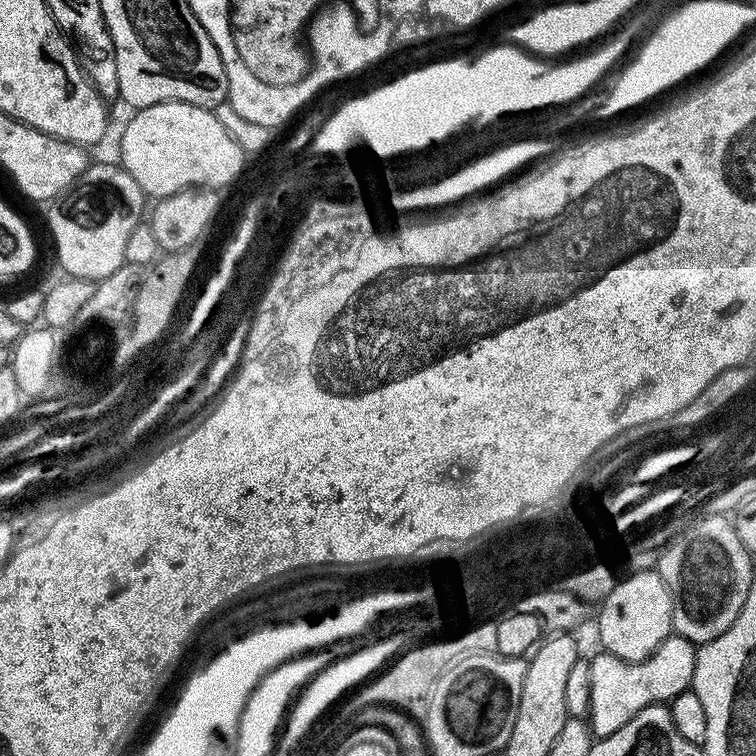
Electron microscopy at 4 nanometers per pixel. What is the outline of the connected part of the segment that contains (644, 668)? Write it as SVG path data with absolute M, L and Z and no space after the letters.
M673 634L667 636L645 660L623 660L609 652L597 651L597 656L591 657L589 666L590 698L588 716L590 717L593 737L599 738L614 734L614 730L622 730L622 726L626 726L626 722L630 722L630 718L634 718L634 714L638 714L638 710L646 710L646 706L651 704L668 704L676 696L689 691L694 678L696 649L697 645L691 644L686 638Z

